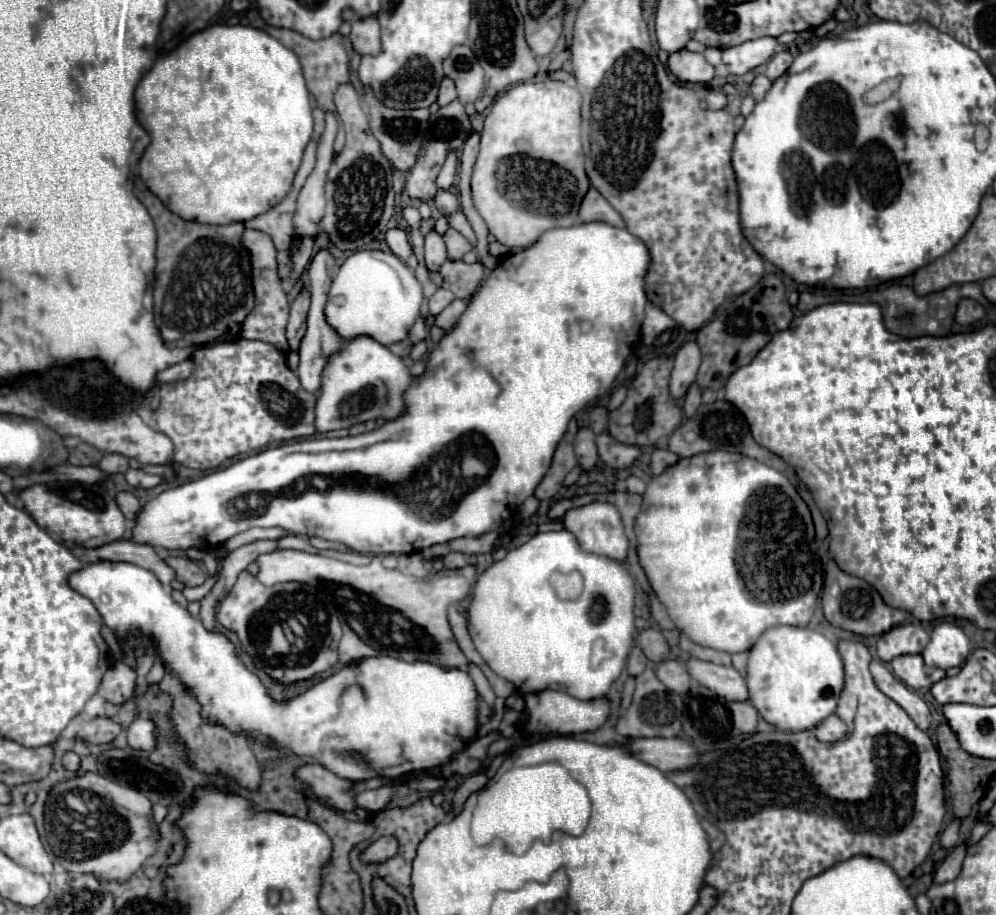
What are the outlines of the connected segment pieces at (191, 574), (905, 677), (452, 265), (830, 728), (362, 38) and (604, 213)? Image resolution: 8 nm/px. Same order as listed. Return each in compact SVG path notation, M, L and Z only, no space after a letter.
M169 555L165 561L175 569L177 579L187 587L199 587L207 581L207 575L203 573L203 569L187 557L171 557Z
M901 655L891 661L893 673L911 689L927 689L945 677L939 667L925 665L921 655Z
M445 261L439 273L443 277L443 287L447 291L451 291L455 297L469 299L477 291L483 279L483 265L481 263L465 265L463 261Z
M831 715L823 723L819 723L817 729L815 729L815 737L819 741L823 741L823 743L831 743L831 741L843 739L845 735L847 735L847 725L837 715Z
M375 17L357 19L351 23L351 43L357 55L377 55L381 51L379 41L379 23Z
M589 189L589 193L585 195L585 199L579 207L579 219L583 223L601 221L601 223L607 223L613 227L625 227L621 215L617 215L617 211L613 211L613 207L595 189Z

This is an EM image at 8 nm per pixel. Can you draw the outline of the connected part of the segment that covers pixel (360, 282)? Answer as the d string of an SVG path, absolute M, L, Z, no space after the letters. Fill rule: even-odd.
M355 251L339 267L333 279L325 315L329 325L343 339L369 335L381 345L393 345L407 337L409 327L419 317L421 301L421 285L417 283L413 269L405 267L401 259L383 251Z

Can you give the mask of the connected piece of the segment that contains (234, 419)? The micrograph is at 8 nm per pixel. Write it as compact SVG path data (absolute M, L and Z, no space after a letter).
M235 339L229 343L217 343L205 349L197 349L193 353L193 361L193 375L185 381L161 385L155 409L143 415L149 427L171 437L175 445L177 463L191 469L215 469L227 459L255 449L263 449L269 443L291 441L315 433L313 409L317 395L307 393L301 387L297 375L289 371L285 355L277 351L273 345L263 341Z

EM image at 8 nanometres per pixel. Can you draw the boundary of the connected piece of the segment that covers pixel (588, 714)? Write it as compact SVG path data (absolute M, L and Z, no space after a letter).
M541 691L525 695L527 701L527 713L529 721L525 723L525 729L529 735L547 735L547 733L559 733L559 735L571 735L571 733L585 733L601 727L609 717L609 703L605 699L597 701L579 701L569 697L563 691Z

